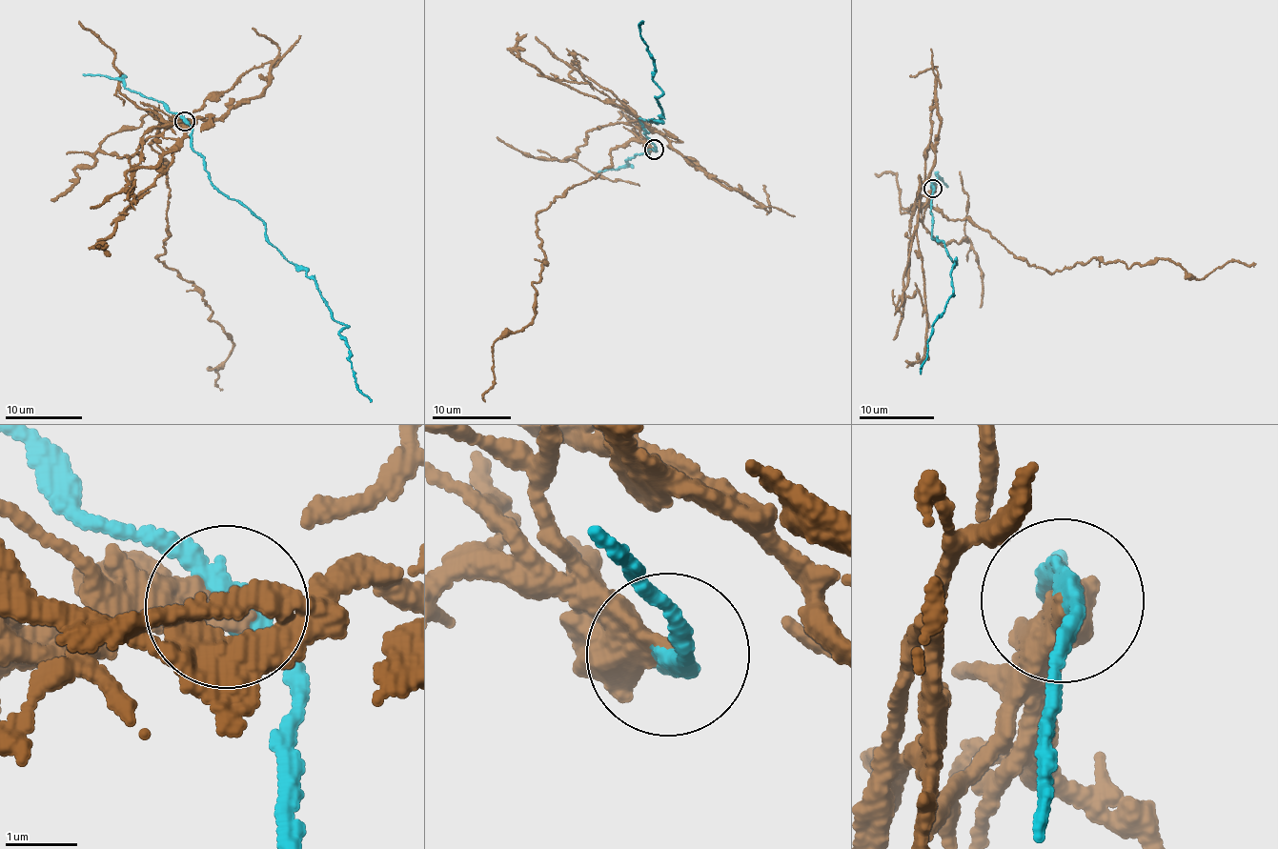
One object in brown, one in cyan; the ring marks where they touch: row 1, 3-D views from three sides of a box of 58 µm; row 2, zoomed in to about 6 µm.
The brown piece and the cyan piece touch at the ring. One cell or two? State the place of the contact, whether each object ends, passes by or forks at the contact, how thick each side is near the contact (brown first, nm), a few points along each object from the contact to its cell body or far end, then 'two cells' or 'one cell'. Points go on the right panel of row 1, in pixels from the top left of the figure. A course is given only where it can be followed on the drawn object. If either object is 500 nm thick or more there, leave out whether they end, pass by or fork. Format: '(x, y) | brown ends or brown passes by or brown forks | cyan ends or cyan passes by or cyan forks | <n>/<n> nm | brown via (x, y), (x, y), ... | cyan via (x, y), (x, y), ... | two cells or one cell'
(933, 188) | brown ends | cyan passes by | 360/280 nm | brown via (933, 188), (935, 209), (1052, 272), (1097, 257), (1128, 268), (1166, 257), (1198, 279), (1239, 259), (1256, 264) | cyan via (933, 188), (931, 237), (943, 242), (947, 256), (955, 261), (952, 295), (945, 312), (934, 321), (920, 373) | two cells

